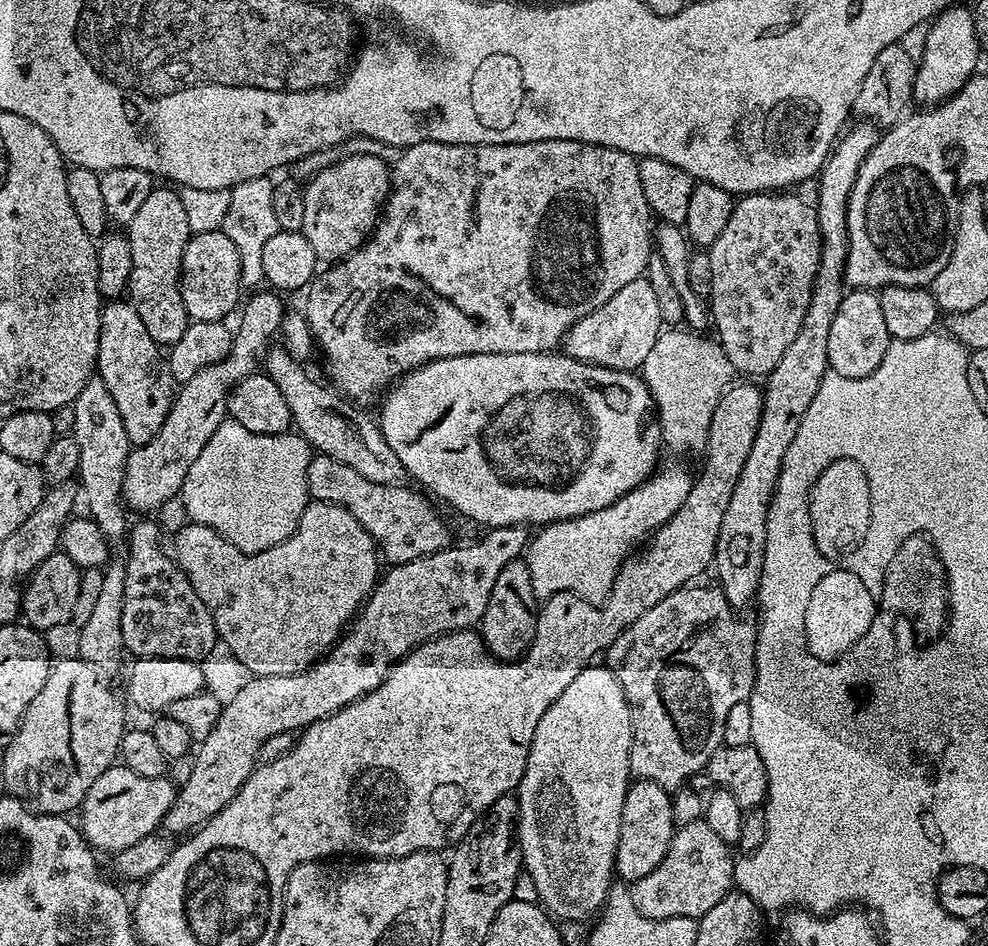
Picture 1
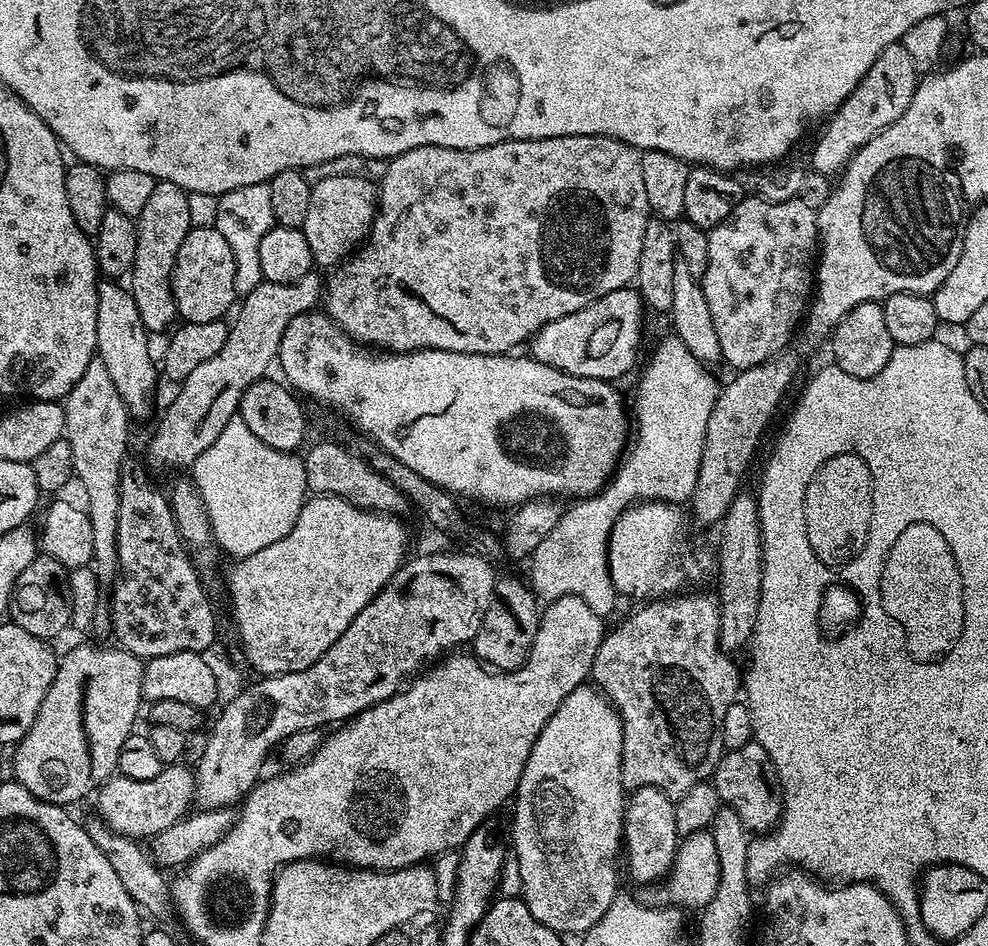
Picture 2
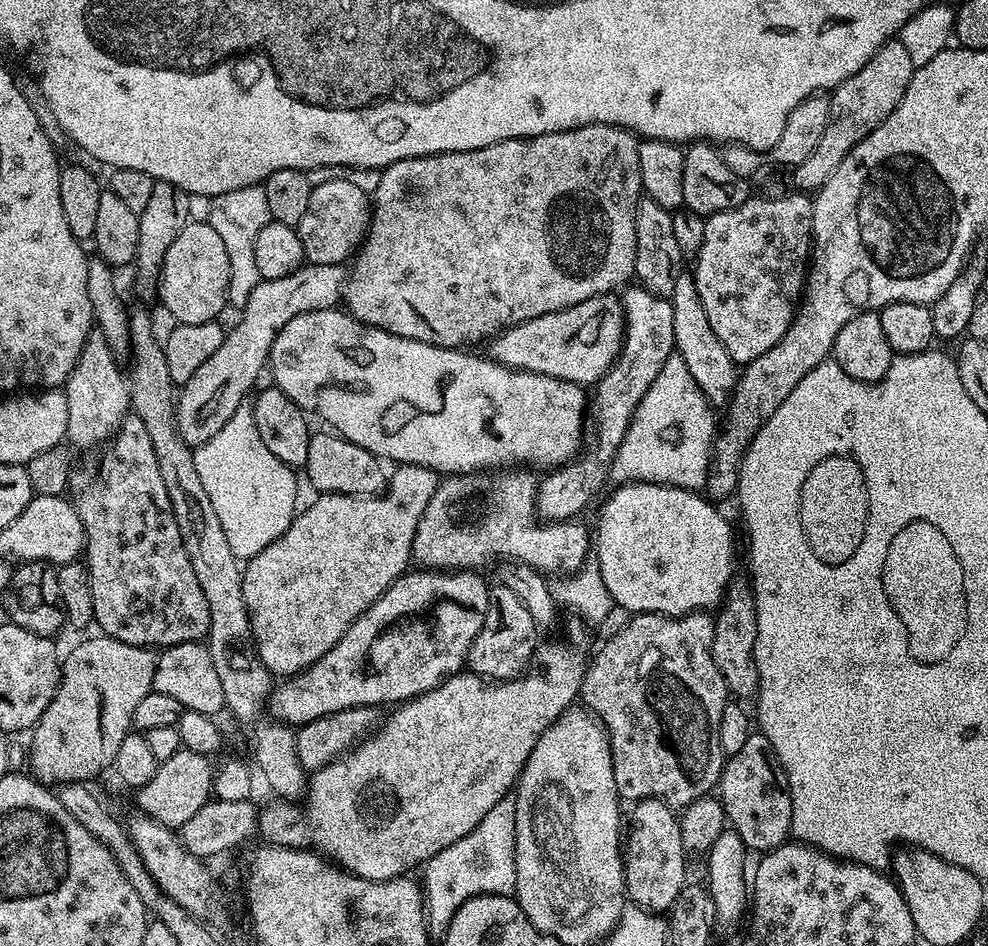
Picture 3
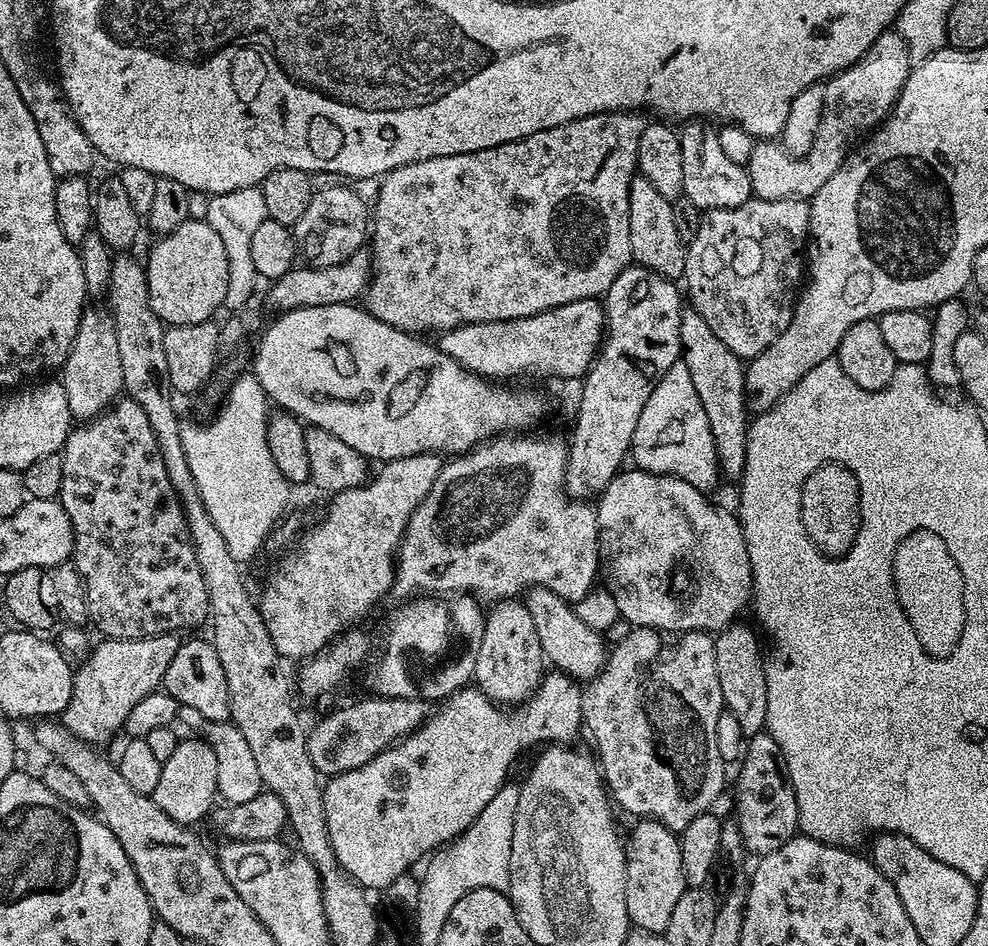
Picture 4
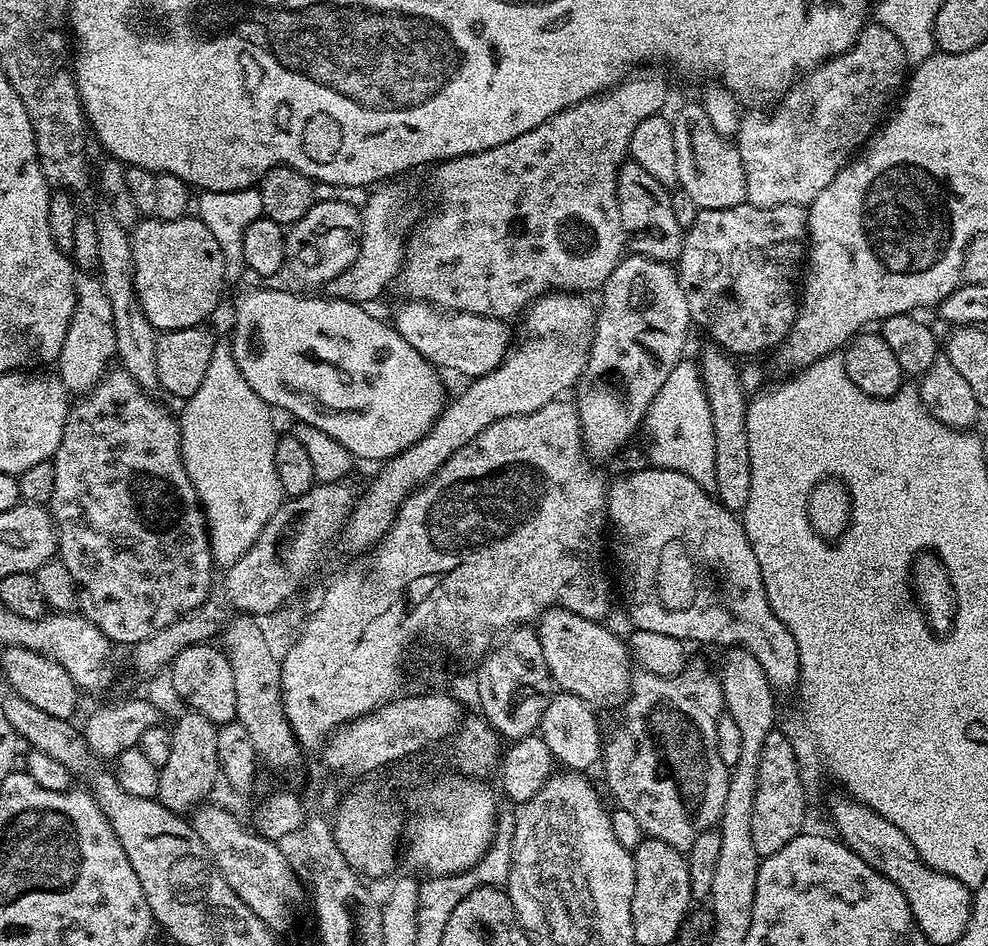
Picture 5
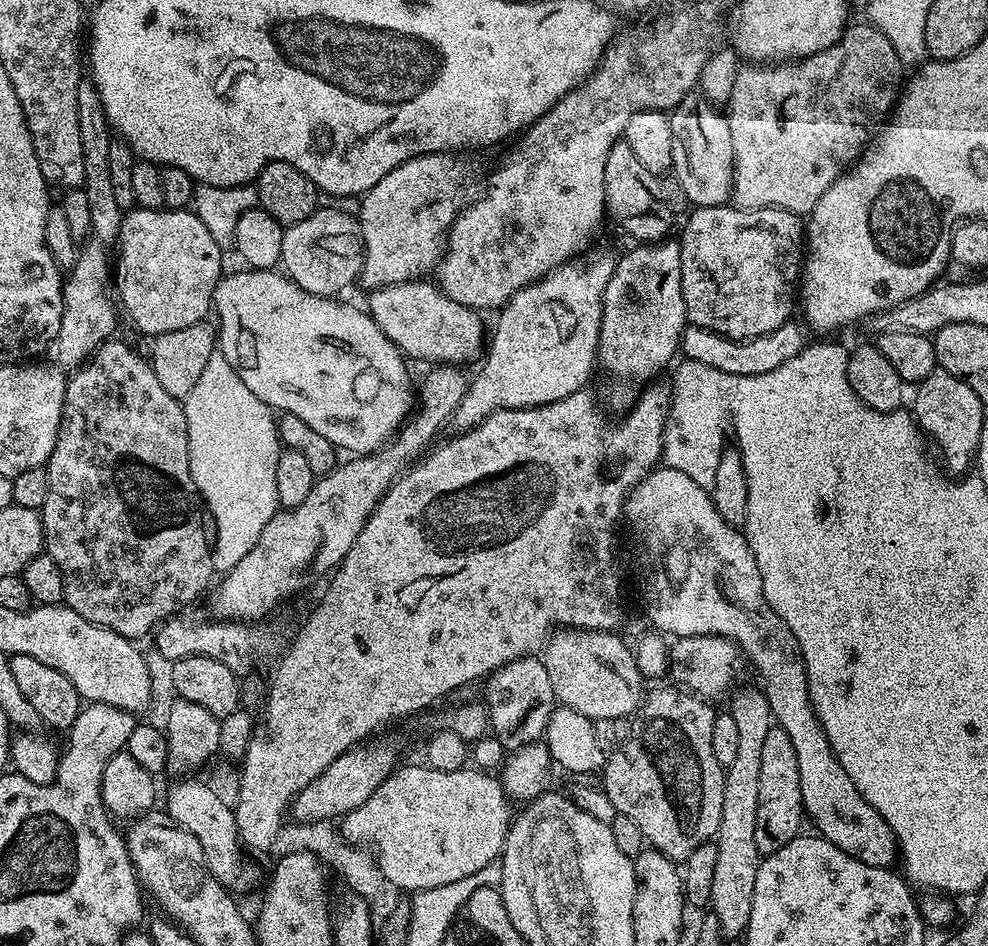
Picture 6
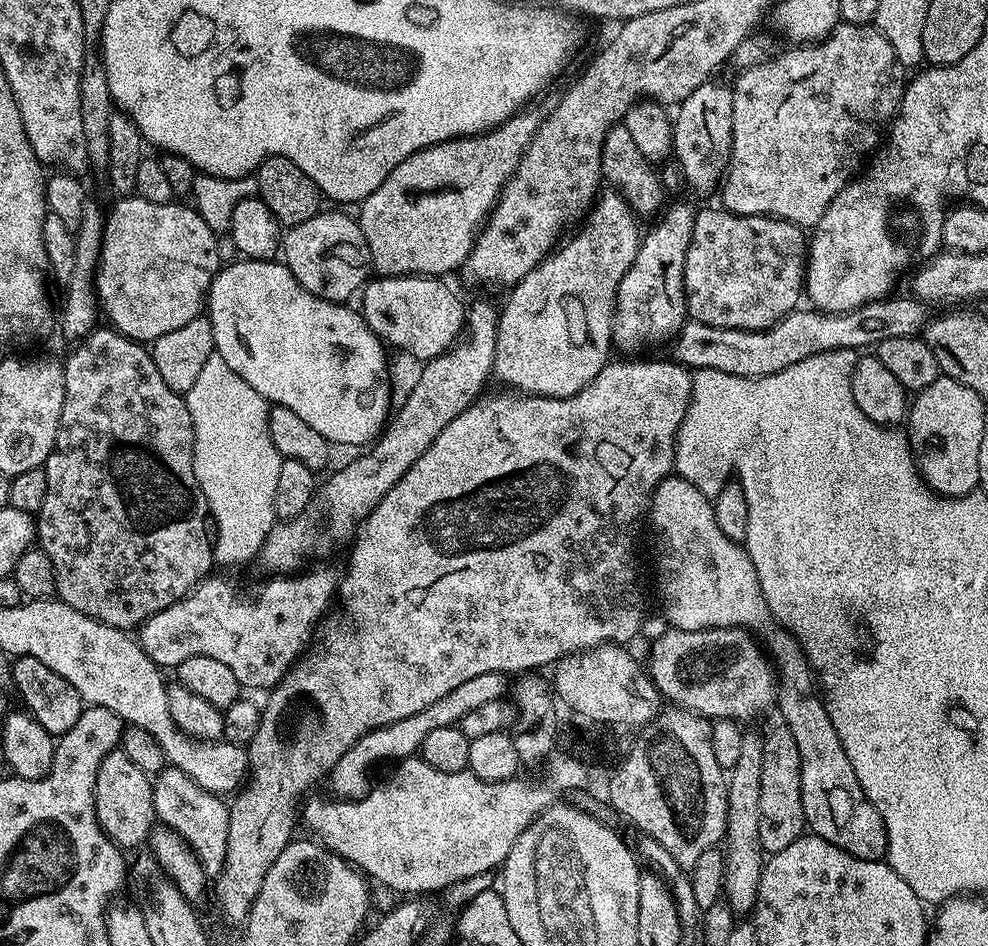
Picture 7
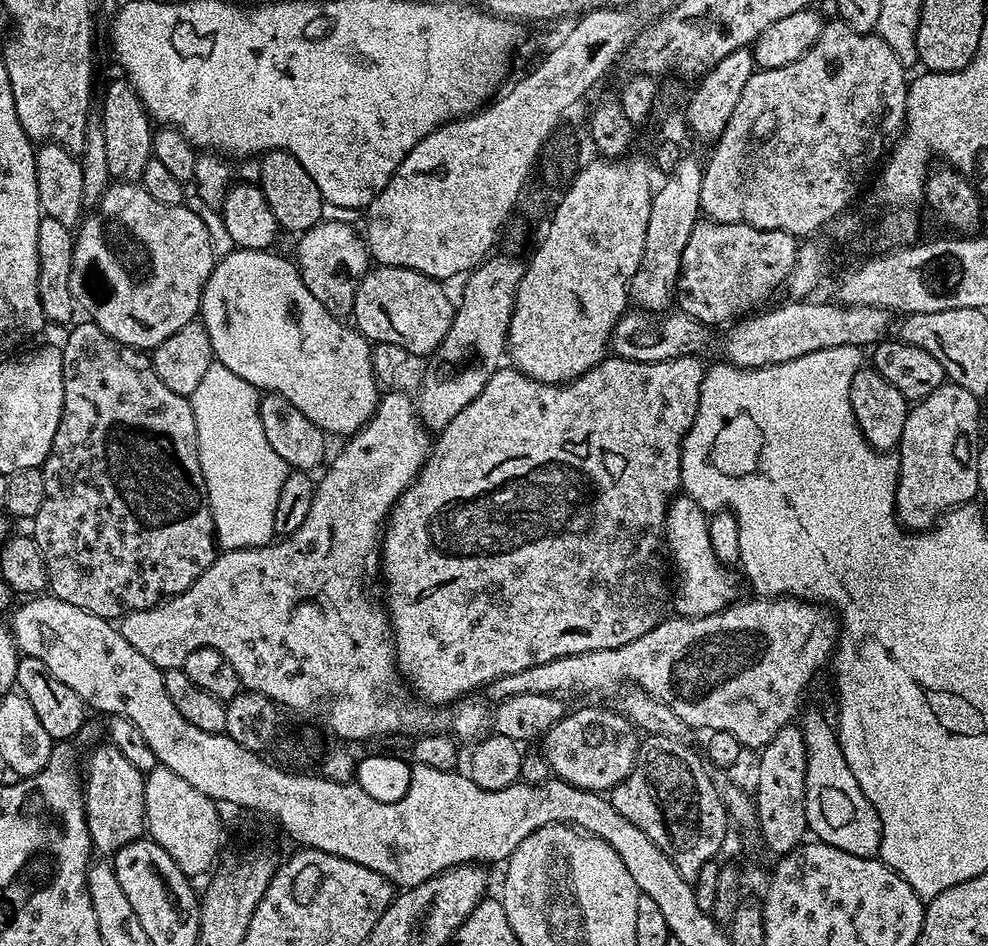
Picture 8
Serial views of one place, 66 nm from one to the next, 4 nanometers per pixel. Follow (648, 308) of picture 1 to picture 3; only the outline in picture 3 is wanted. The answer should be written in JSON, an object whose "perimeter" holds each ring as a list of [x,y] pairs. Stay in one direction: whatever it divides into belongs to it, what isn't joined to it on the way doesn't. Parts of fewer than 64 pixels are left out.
{"perimeter":[[[609,294],[586,298],[586,302],[578,302],[560,312],[542,314],[538,318],[530,318],[522,324],[516,324],[513,328],[505,328],[500,335],[492,337],[490,356],[497,363],[515,368],[517,372],[546,374],[550,378],[574,382],[581,386],[595,386],[612,369],[622,345],[624,345],[624,305],[615,295]]]}

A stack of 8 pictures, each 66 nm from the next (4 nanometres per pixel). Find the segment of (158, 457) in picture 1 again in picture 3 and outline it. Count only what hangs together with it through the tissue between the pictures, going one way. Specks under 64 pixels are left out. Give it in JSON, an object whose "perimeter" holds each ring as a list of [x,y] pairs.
{"perimeter":[[[305,263],[286,278],[261,279],[258,286],[254,286],[250,298],[246,298],[246,306],[242,308],[242,318],[235,326],[225,331],[222,346],[218,346],[215,354],[206,358],[206,362],[198,366],[197,373],[179,389],[176,396],[176,425],[185,444],[199,446],[210,442],[210,438],[214,438],[214,434],[218,434],[218,430],[222,430],[222,426],[226,426],[226,422],[234,418],[234,410],[238,410],[245,403],[244,395],[248,391],[251,393],[257,387],[256,379],[263,372],[265,375],[269,367],[268,355],[272,353],[274,338],[278,338],[282,326],[286,326],[286,322],[290,322],[290,318],[298,314],[310,314],[314,310],[337,307],[344,299],[349,275],[349,269],[344,264]]]}

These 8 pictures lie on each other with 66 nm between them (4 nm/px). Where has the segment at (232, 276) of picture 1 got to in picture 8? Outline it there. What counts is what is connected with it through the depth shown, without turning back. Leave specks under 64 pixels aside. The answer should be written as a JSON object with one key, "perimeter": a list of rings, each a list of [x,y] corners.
{"perimeter":[[[112,182],[102,194],[100,204],[95,207],[91,214],[83,217],[74,236],[76,245],[74,246],[74,262],[70,274],[72,295],[76,297],[77,305],[83,311],[84,308],[88,311],[87,319],[91,323],[97,324],[110,338],[114,338],[123,344],[129,344],[132,348],[151,350],[162,342],[166,342],[166,338],[170,338],[170,334],[175,334],[176,331],[182,330],[182,326],[186,326],[191,320],[197,319],[200,311],[200,299],[204,293],[206,282],[216,266],[218,256],[217,253],[212,253],[212,236],[208,233],[207,222],[194,209],[188,207],[184,204],[166,206],[163,202],[150,198],[150,194],[146,194],[146,190],[136,182]]]}

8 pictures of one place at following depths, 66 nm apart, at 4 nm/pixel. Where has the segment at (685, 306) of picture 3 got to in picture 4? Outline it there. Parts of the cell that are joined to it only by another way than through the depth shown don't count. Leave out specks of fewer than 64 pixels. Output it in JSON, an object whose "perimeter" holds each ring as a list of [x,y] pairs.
{"perimeter":[[[690,306],[684,308],[680,323],[680,354],[686,370],[690,370],[698,402],[702,402],[702,410],[706,410],[706,422],[710,422],[719,475],[732,482],[739,481],[746,466],[746,442],[750,423],[750,409],[744,395],[745,361],[736,356],[734,350],[729,350],[714,335],[714,330],[710,330],[710,325],[702,319],[702,314],[698,314]]]}

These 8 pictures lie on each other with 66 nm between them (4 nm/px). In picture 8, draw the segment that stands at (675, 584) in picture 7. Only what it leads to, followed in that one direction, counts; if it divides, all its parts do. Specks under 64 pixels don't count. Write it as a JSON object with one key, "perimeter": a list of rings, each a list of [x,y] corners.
{"perimeter":[[[680,494],[673,499],[668,506],[666,522],[664,523],[664,534],[666,537],[666,548],[672,551],[672,564],[680,571],[680,581],[676,584],[676,612],[681,616],[689,618],[694,616],[709,616],[715,612],[721,612],[729,604],[737,599],[735,571],[729,570],[721,564],[719,558],[714,554],[710,546],[710,534],[708,533],[709,517],[699,508],[686,494]]]}

